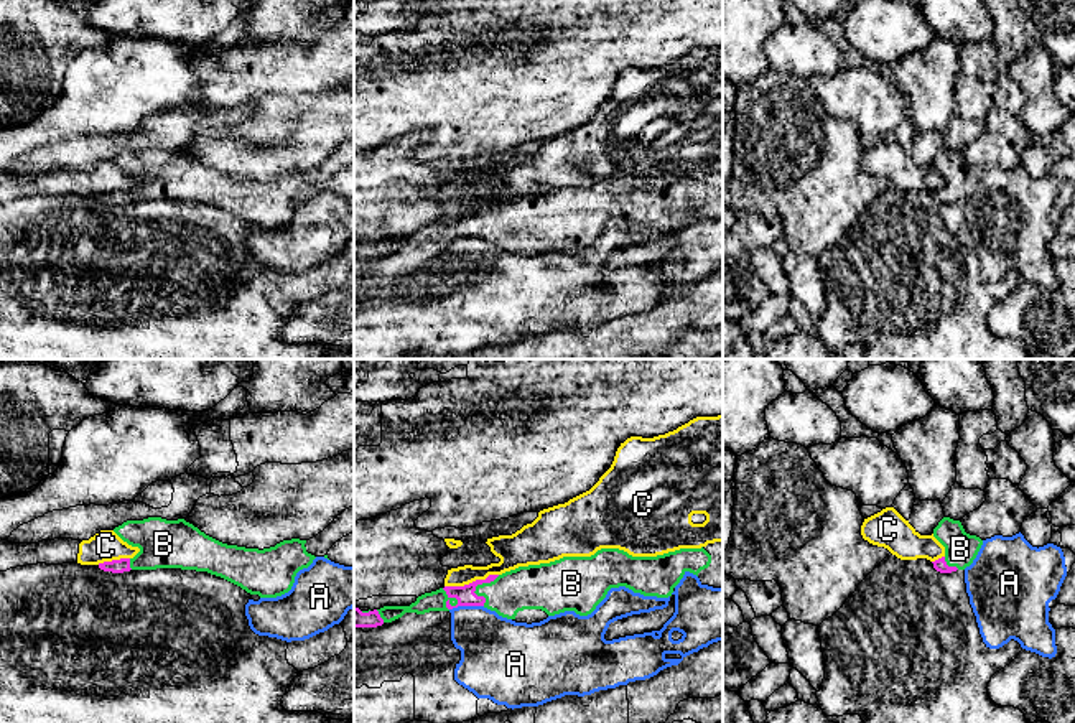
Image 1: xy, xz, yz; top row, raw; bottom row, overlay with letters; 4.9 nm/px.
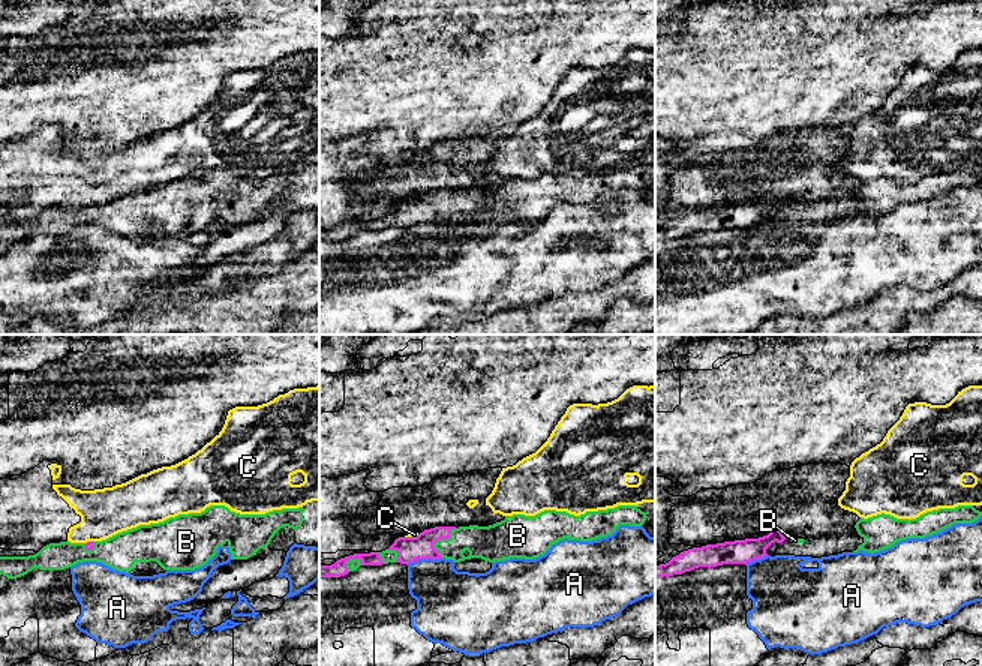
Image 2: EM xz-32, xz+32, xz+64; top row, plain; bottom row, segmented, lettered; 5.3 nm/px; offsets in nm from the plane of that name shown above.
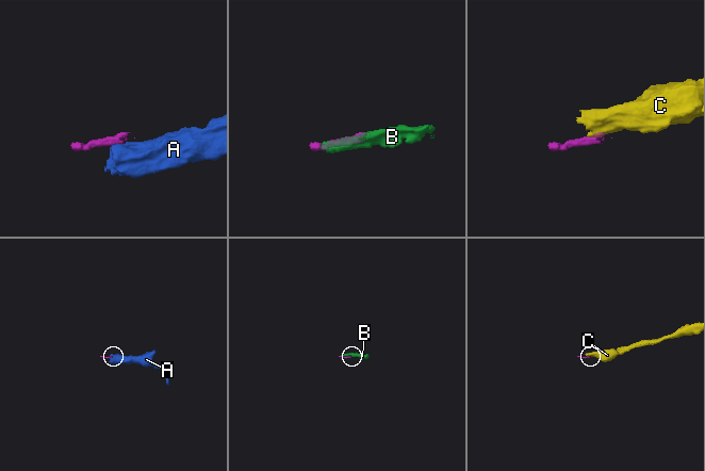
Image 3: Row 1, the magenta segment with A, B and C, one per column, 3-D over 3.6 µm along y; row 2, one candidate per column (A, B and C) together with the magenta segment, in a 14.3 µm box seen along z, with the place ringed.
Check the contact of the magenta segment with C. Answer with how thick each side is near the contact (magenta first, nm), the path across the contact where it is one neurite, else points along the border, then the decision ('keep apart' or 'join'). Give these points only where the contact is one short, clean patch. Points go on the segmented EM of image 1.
90 nm thick on the magenta side, 150 nm on the other; border along xz (497, 573), (489, 573), (484, 578), (463, 585), (445, 587); keep apart

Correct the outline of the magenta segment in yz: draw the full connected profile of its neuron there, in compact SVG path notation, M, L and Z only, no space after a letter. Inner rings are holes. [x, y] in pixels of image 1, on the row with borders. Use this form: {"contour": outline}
{"contour": "M943 517L933 529L933 537L945 547L945 555L933 563L940 573L965 570L976 558L983 540L965 532L960 520Z"}

